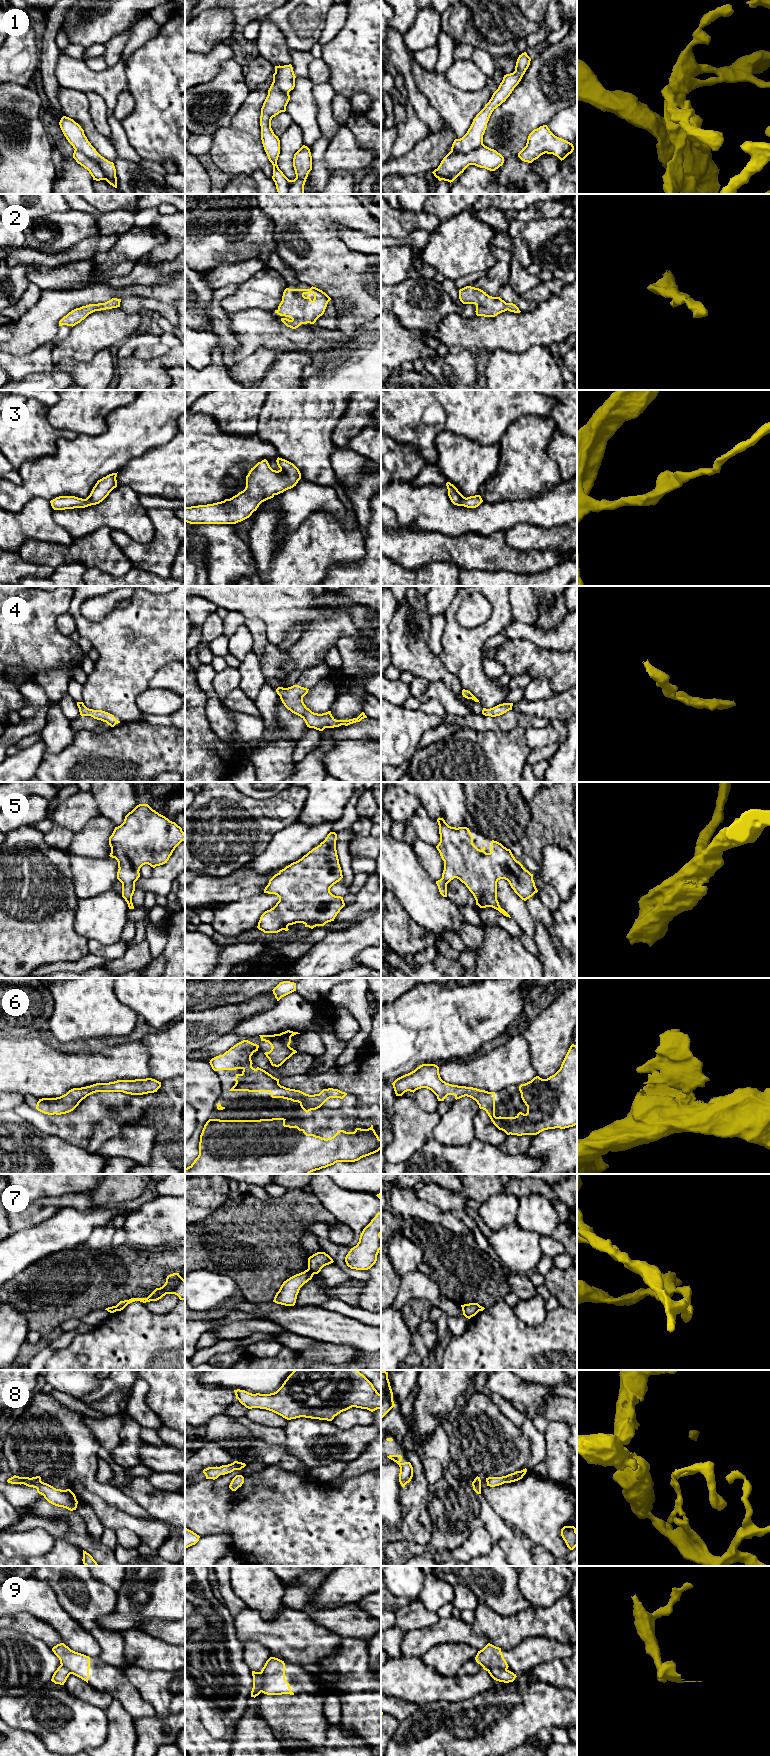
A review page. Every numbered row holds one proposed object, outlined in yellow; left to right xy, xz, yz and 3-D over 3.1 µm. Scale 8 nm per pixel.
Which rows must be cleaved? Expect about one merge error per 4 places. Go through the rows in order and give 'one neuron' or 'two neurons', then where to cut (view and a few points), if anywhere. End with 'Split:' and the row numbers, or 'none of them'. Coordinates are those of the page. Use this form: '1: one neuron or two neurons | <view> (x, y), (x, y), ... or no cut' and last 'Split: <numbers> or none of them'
1: one neuron | no cut
2: one neuron | no cut
3: one neuron | no cut
4: one neuron | no cut
5: one neuron | no cut
6: one neuron | no cut
7: two neurons | xz (307, 1269), (313, 1274)
8: one neuron | no cut
9: two neurons | xz (260, 1672), (262, 1679), (261, 1691)
Split: 7, 9

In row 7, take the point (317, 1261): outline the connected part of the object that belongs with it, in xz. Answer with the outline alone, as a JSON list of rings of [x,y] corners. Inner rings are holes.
[[[317,1252],[308,1258],[308,1270],[318,1274],[324,1266],[333,1262],[333,1259],[325,1252]]]

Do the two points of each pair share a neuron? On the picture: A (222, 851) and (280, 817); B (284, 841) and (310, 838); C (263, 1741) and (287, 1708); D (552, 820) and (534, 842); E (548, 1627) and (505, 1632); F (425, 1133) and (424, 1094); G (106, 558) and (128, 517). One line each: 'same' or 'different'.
A: same
B: same
C: different
D: same
E: same
F: different
G: different

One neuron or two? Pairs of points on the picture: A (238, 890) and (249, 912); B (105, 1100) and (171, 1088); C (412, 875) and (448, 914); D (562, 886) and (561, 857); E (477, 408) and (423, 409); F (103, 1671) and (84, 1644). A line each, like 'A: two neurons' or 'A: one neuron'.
A: two neurons
B: one neuron
C: one neuron
D: one neuron
E: one neuron
F: two neurons

